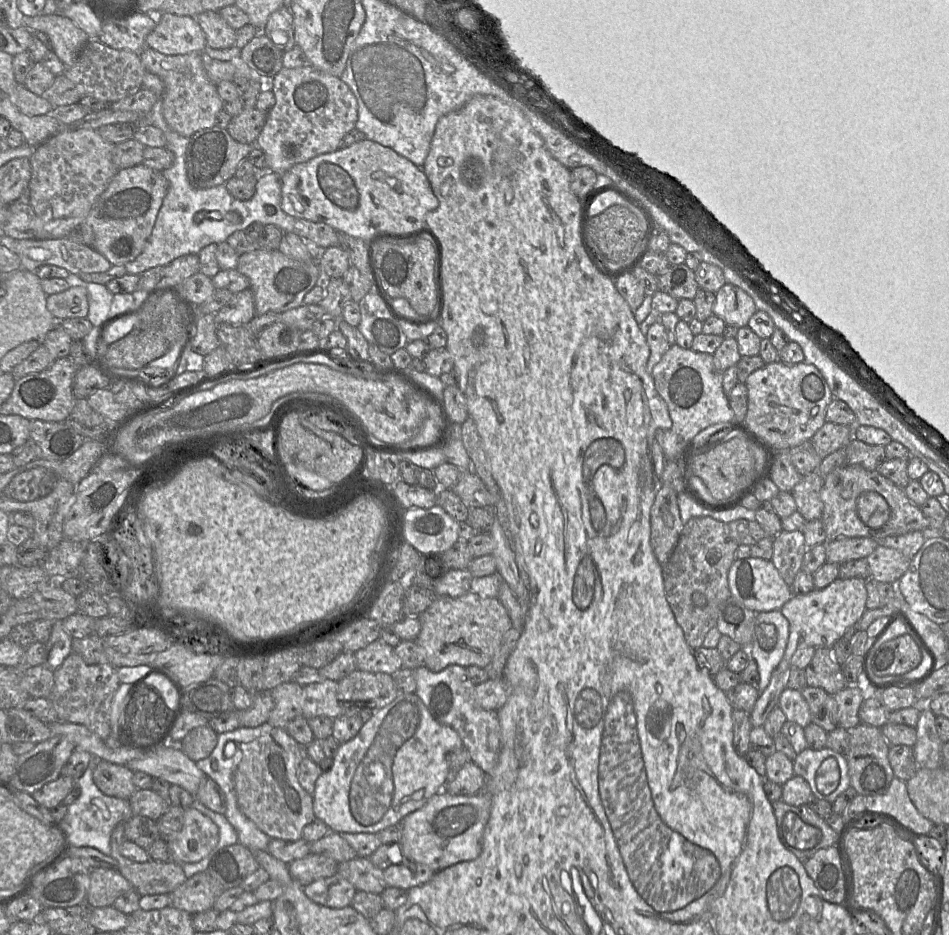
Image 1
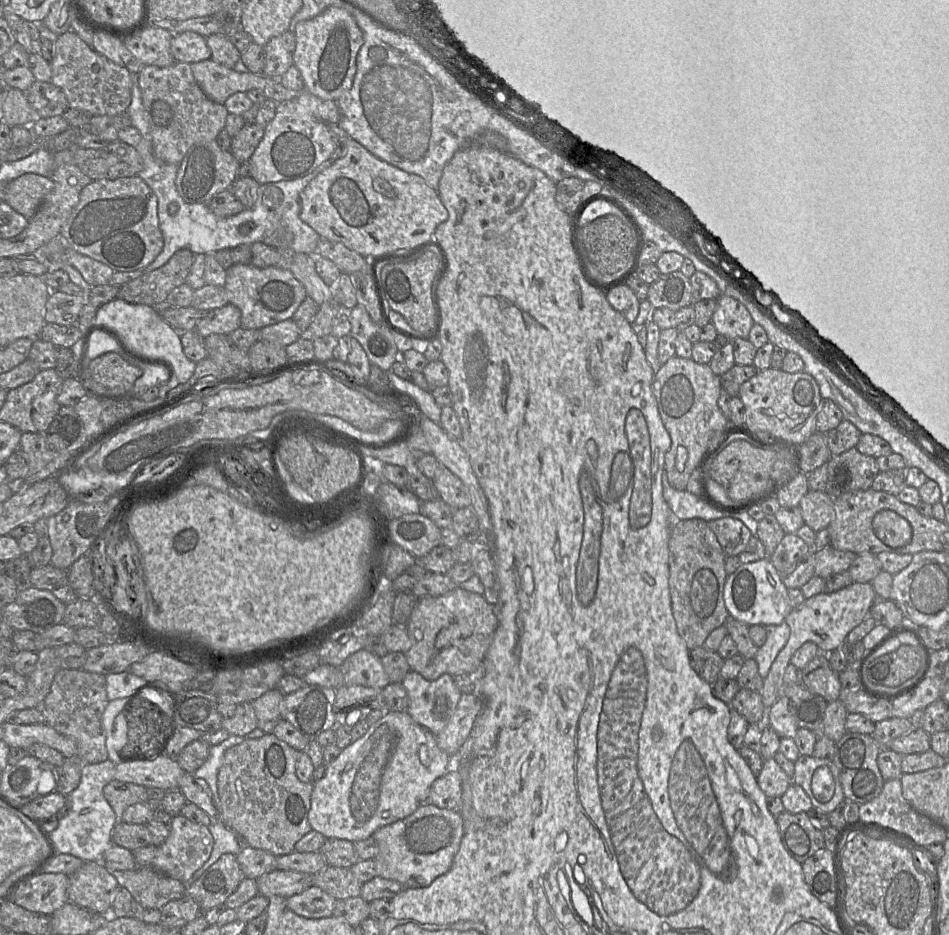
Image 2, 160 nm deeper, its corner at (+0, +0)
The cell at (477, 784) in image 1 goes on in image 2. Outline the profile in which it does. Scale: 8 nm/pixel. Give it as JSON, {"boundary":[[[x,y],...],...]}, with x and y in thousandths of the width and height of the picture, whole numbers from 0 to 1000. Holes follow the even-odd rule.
{"boundary":[[[474,821],[466,831],[454,840],[450,856],[463,864],[484,867],[487,861],[487,829]]]}

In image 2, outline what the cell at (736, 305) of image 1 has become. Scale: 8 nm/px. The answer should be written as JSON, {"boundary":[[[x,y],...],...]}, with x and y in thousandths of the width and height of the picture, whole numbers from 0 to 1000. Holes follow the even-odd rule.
{"boundary":[[[760,314],[749,345],[757,357],[772,365],[776,361],[788,363],[795,343],[787,329],[776,320]]]}

